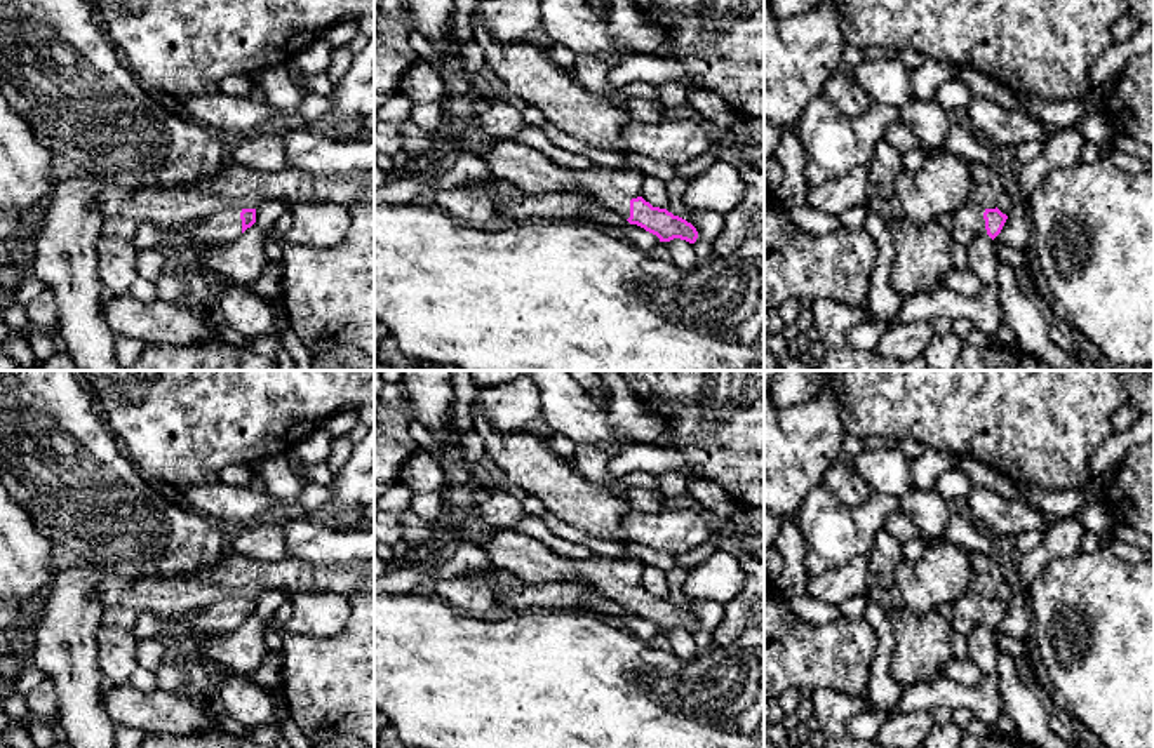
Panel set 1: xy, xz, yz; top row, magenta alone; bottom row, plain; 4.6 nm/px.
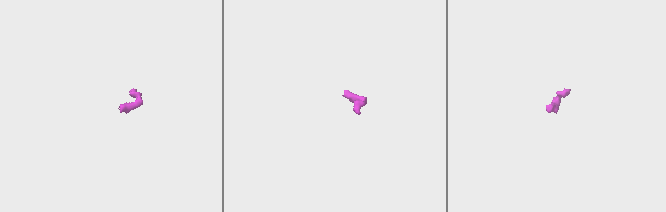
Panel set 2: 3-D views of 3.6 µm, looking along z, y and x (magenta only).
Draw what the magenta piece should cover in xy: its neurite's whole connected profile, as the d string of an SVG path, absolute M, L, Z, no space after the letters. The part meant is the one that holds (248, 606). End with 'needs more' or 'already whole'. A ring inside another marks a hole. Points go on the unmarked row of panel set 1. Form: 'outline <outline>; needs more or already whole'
outline M228 597L214 602L190 621L174 621L171 616L138 612L134 637L176 637L186 633L225 635L235 631L256 612L256 598Z; needs more

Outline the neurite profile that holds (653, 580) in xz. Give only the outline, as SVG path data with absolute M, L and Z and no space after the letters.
M646 565L642 572L641 586L649 591L653 597L667 598L668 597L668 583L667 576L661 569Z

